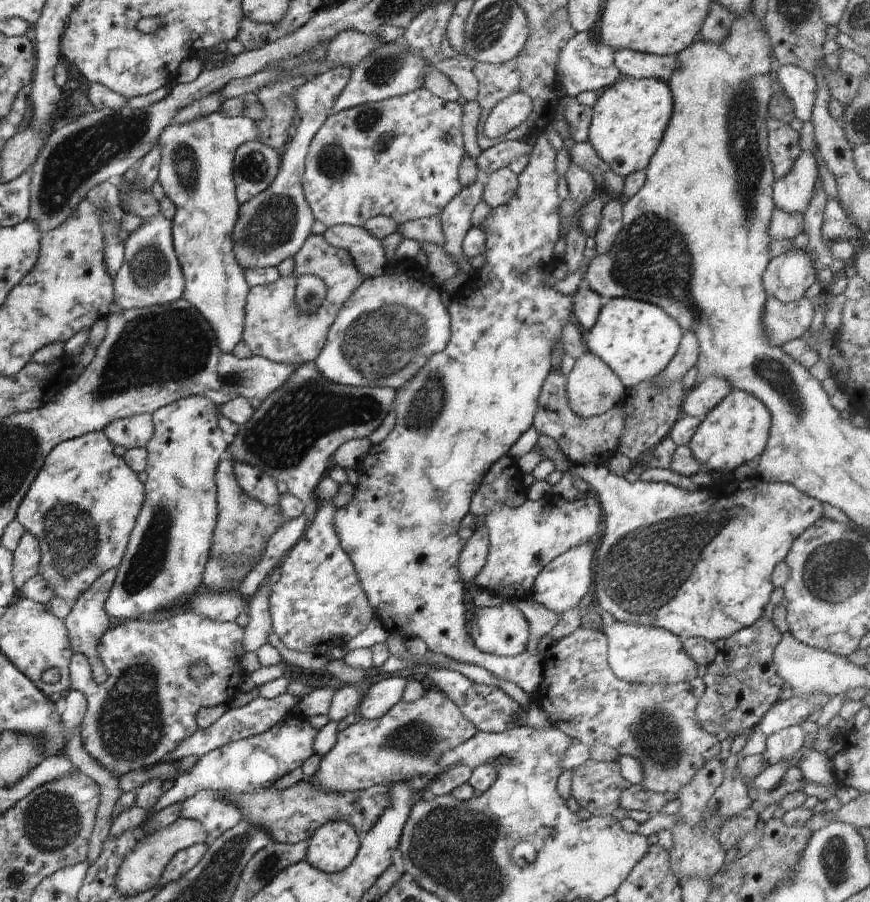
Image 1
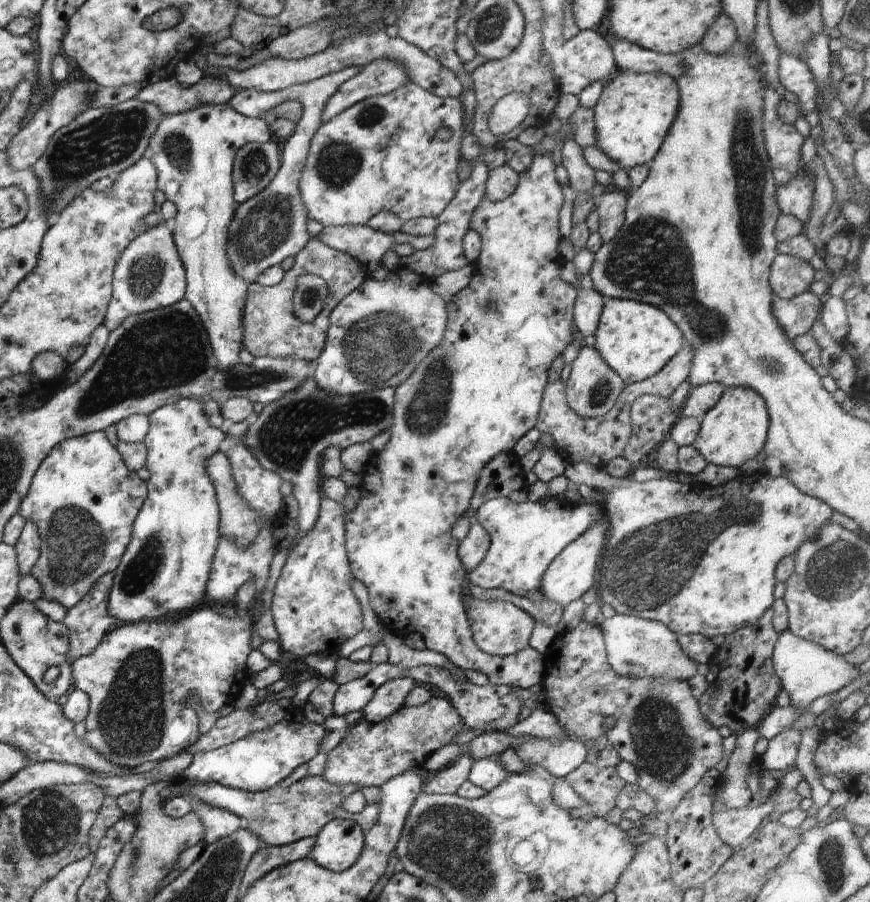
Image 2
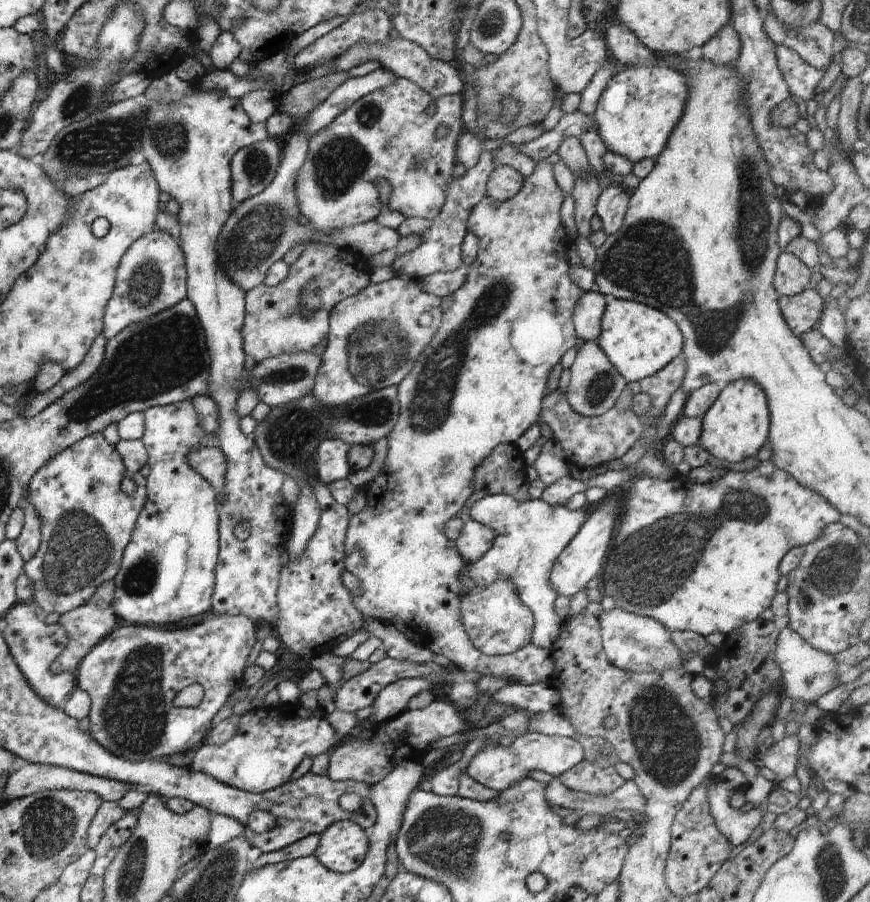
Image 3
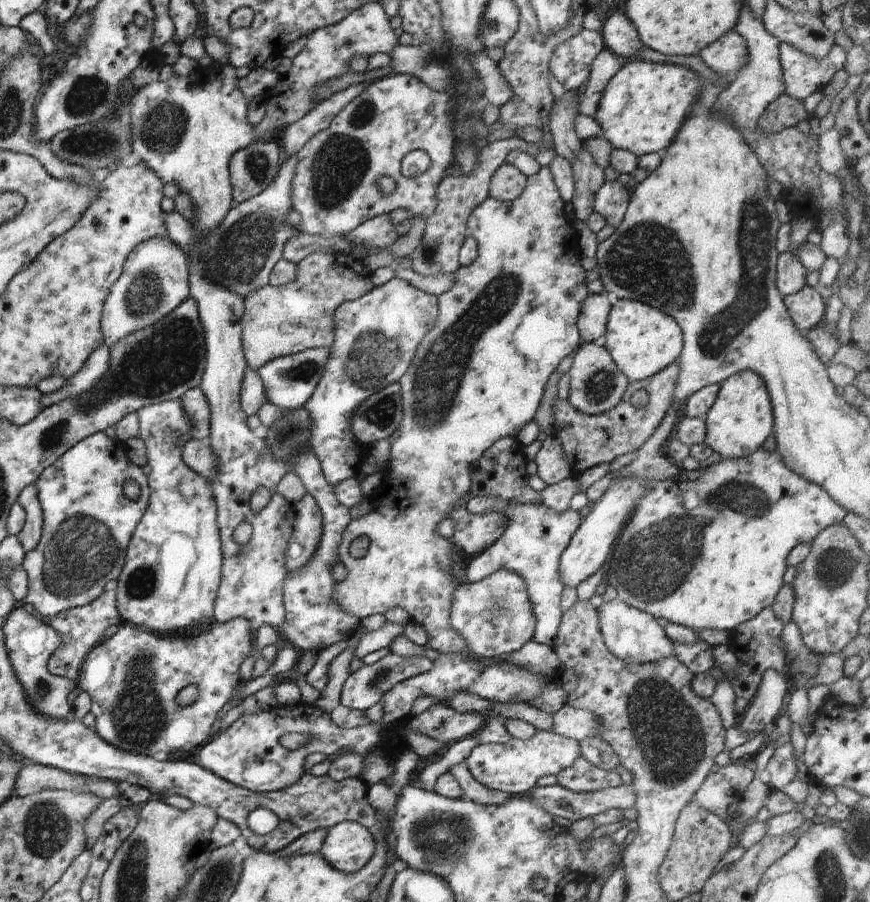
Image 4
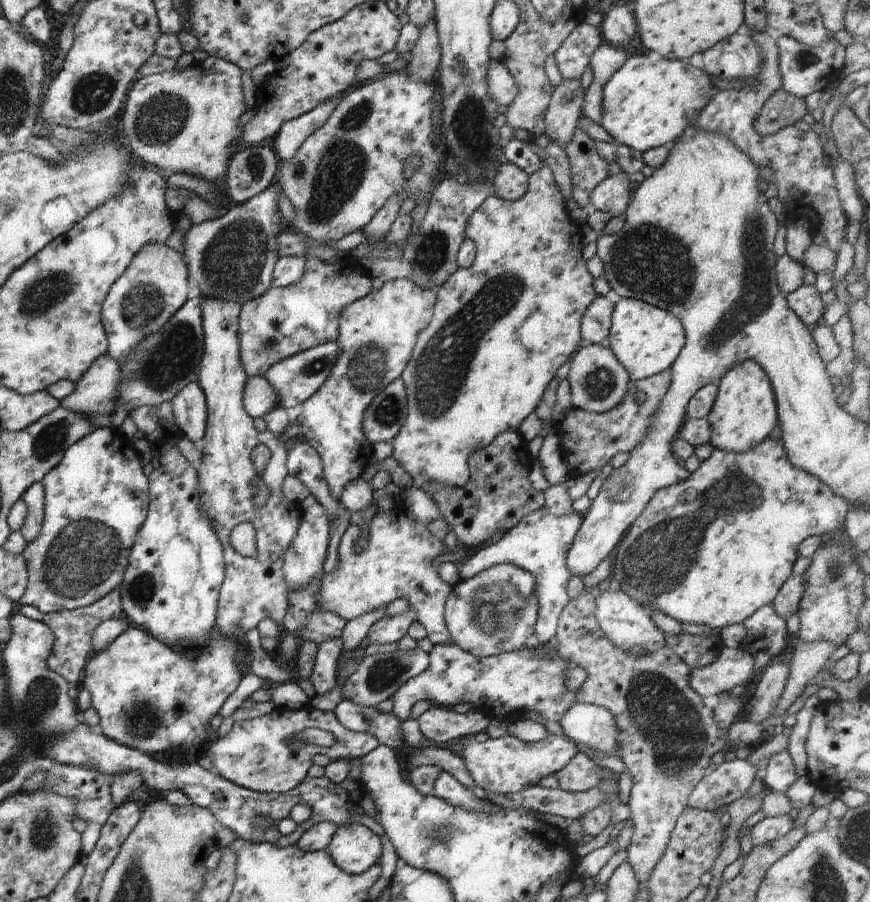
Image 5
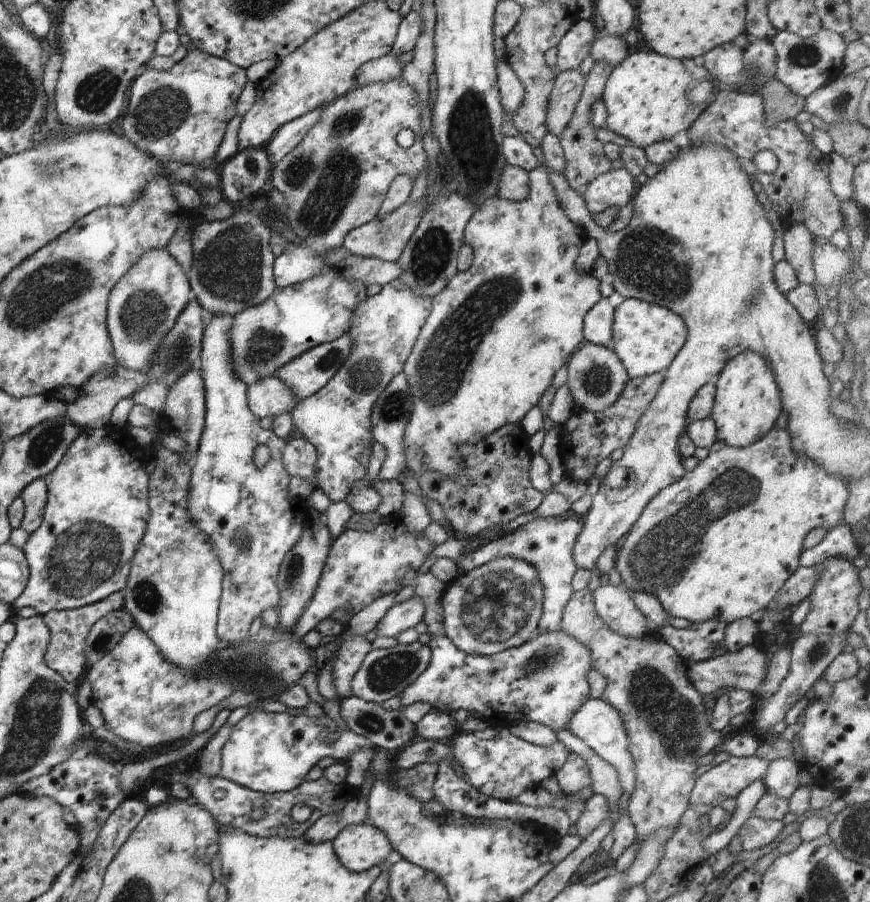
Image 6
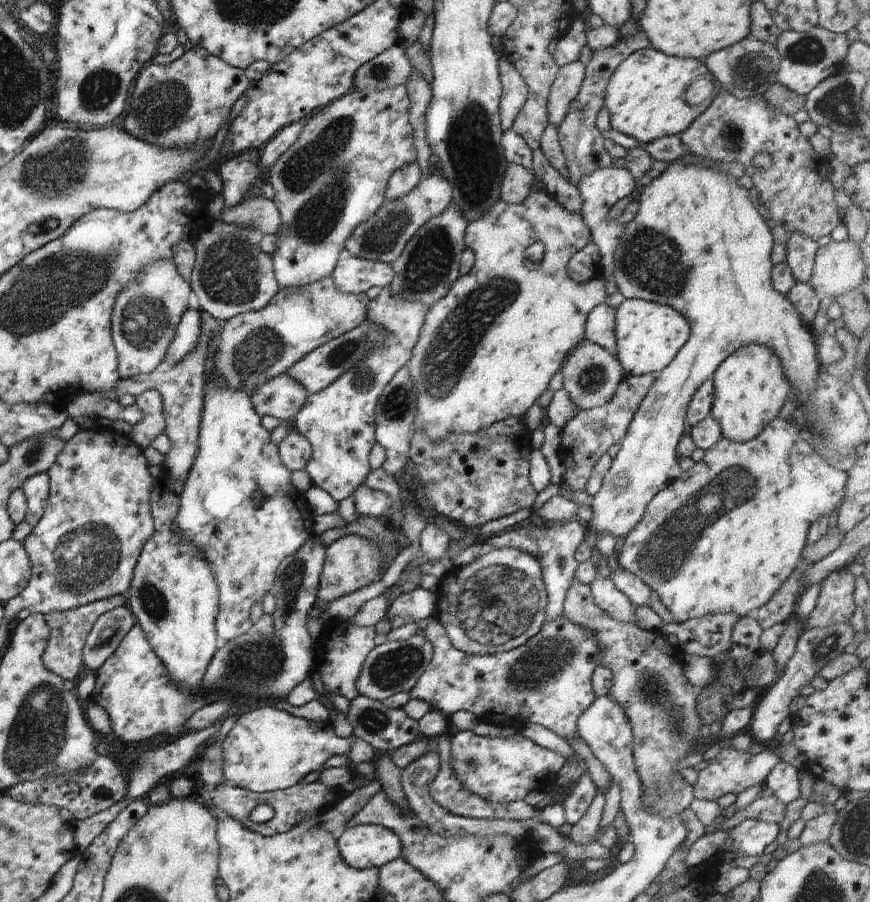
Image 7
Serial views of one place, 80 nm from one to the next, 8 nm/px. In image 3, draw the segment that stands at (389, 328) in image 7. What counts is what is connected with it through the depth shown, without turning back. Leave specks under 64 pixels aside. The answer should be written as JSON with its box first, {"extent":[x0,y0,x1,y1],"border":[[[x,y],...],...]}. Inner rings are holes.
{"extent":[312,278,442,484],"border":[[[392,278],[380,284],[368,284],[362,292],[342,300],[330,311],[328,344],[322,350],[322,364],[318,368],[312,396],[326,406],[345,405],[362,398],[378,388],[397,386],[408,376],[414,360],[424,346],[430,344],[442,322],[441,298],[420,288],[417,278]],[[326,438],[318,444],[320,446],[316,448],[313,459],[314,475],[324,484],[347,479],[352,472],[352,466],[348,462],[348,450],[352,444],[347,444],[340,438]]]}

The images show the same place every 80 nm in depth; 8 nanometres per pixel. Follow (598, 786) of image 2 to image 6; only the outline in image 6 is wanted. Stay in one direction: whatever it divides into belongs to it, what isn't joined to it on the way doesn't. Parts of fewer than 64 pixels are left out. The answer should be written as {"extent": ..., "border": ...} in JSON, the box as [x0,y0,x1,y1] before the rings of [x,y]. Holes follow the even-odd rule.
{"extent":[555,752,592,795],"border":[[[573,752],[569,753],[568,760],[555,776],[561,792],[565,795],[578,794],[578,791],[592,785],[590,770],[588,770],[586,762]]]}

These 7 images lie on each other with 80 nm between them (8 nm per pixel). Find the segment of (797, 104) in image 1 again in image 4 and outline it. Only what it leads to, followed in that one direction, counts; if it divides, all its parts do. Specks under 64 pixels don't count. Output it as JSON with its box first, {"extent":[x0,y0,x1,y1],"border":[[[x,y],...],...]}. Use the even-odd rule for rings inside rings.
{"extent":[779,42,847,101],"border":[[[790,42],[780,43],[779,50],[785,93],[802,101],[818,90],[823,90],[836,72],[843,68],[847,58],[844,48],[836,44],[826,54],[826,58],[808,56]]]}

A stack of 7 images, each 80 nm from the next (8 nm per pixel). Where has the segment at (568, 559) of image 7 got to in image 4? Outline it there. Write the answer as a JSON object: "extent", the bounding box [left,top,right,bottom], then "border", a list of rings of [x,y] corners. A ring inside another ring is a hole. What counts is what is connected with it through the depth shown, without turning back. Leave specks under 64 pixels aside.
{"extent":[460,497,582,647],"border":[[[475,497],[467,503],[469,511],[488,509],[504,509],[507,526],[504,534],[496,540],[492,546],[488,546],[481,554],[465,559],[460,566],[460,580],[466,583],[480,582],[482,578],[498,572],[498,570],[510,570],[524,578],[528,586],[528,598],[536,618],[533,642],[553,647],[560,629],[562,617],[562,594],[564,584],[560,582],[560,558],[570,545],[571,538],[578,531],[582,523],[577,511],[572,509],[563,512],[554,512],[542,504],[514,504],[514,502],[502,502],[500,498]]]}

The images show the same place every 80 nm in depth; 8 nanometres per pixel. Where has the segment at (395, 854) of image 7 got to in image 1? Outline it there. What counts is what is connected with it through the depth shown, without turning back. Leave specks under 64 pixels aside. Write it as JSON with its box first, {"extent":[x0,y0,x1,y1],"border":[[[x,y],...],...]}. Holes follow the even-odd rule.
{"extent":[305,822,360,872],"border":[[[326,822],[307,841],[305,862],[321,872],[342,872],[352,864],[359,853],[360,835],[348,822]]]}

